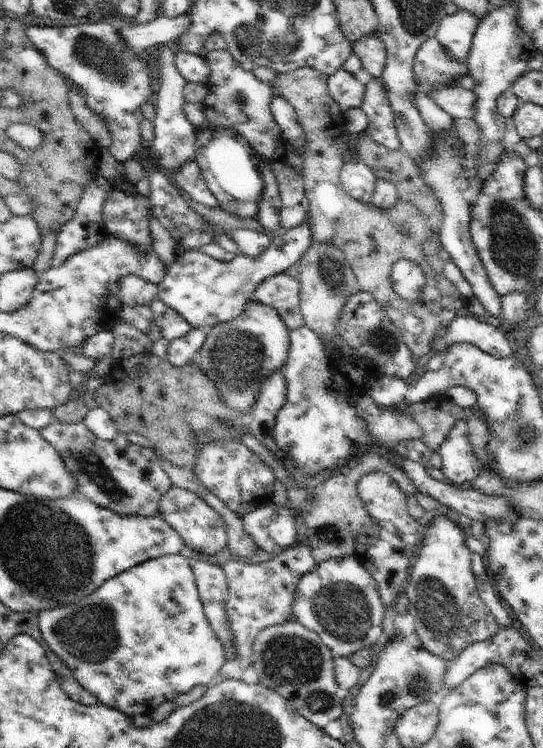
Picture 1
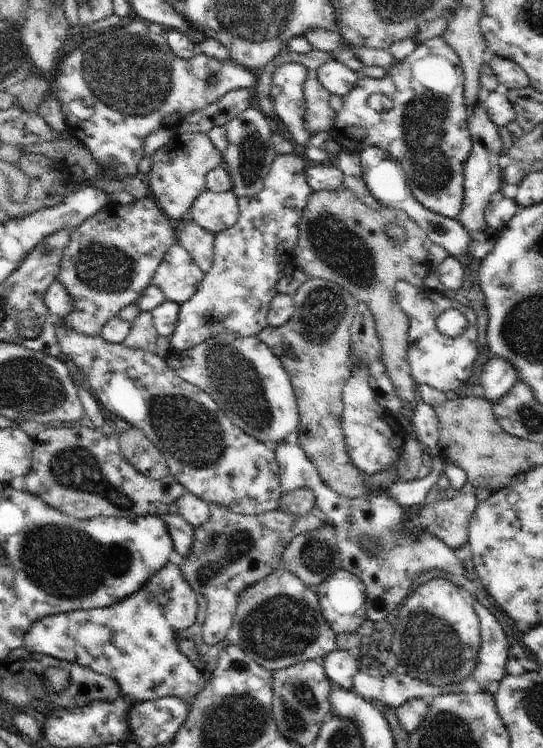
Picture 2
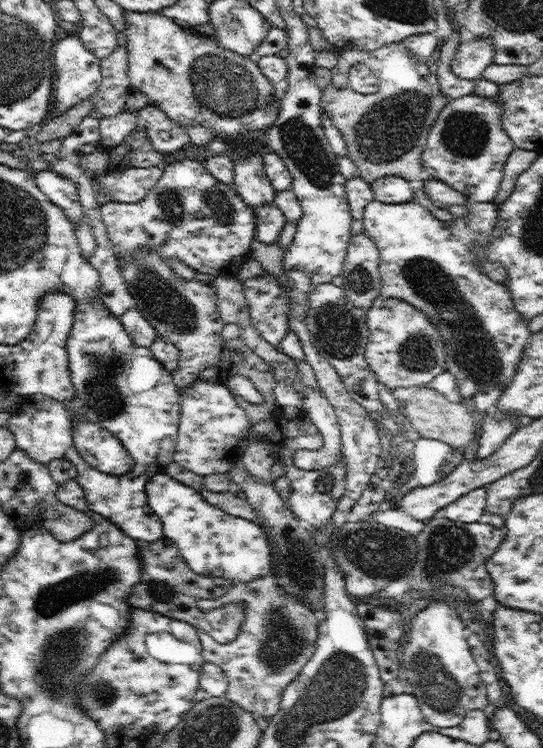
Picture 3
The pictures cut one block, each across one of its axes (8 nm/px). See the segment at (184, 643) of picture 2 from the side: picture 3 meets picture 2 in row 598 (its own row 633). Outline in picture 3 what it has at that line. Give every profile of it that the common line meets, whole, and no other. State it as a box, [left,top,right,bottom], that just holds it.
[196,576,320,723]

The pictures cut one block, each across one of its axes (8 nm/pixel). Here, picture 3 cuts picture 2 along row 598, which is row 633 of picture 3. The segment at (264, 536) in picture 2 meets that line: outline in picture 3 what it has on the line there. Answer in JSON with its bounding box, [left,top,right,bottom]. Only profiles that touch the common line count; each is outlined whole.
[128,537,245,644]

